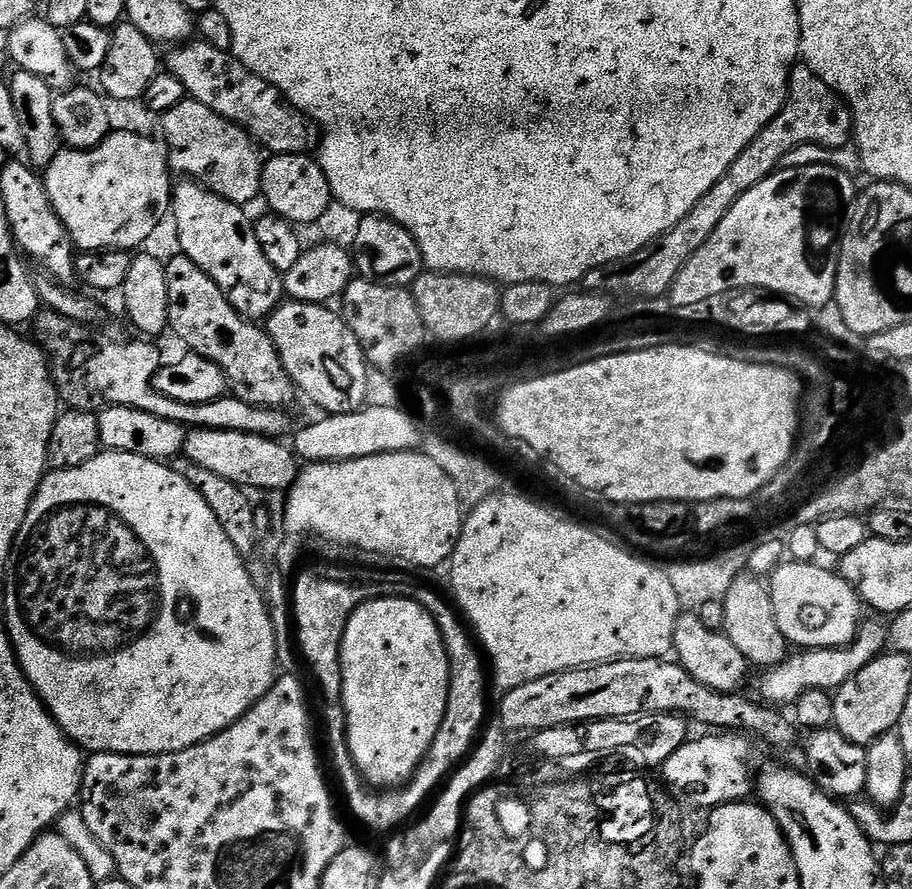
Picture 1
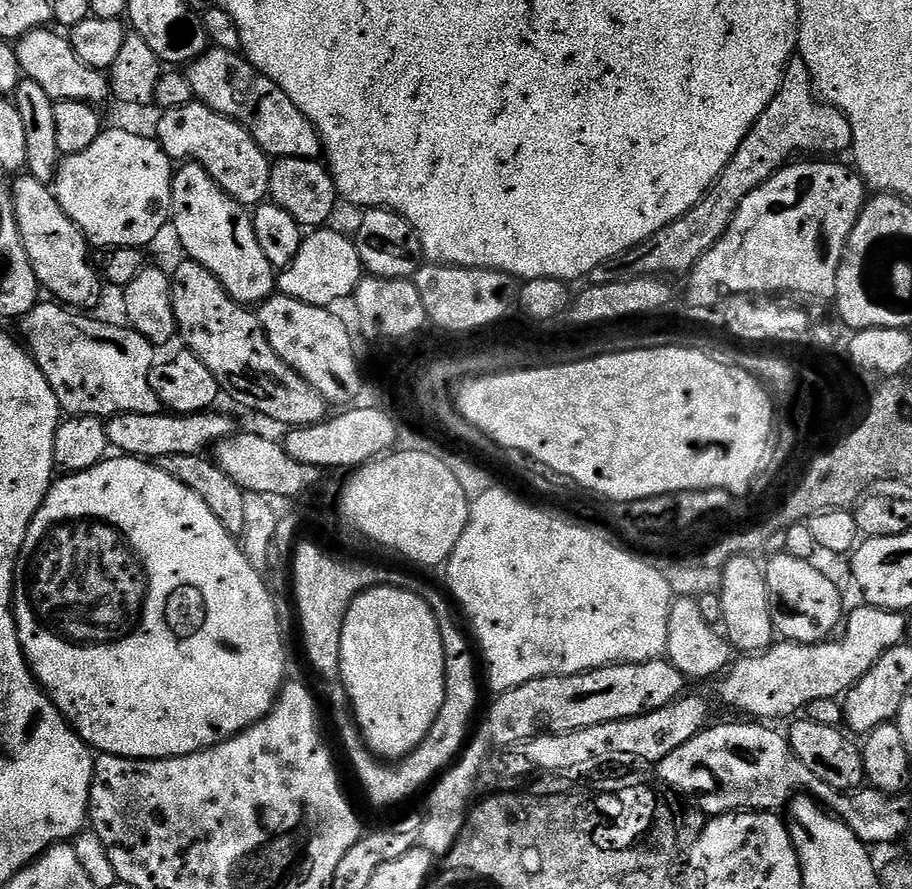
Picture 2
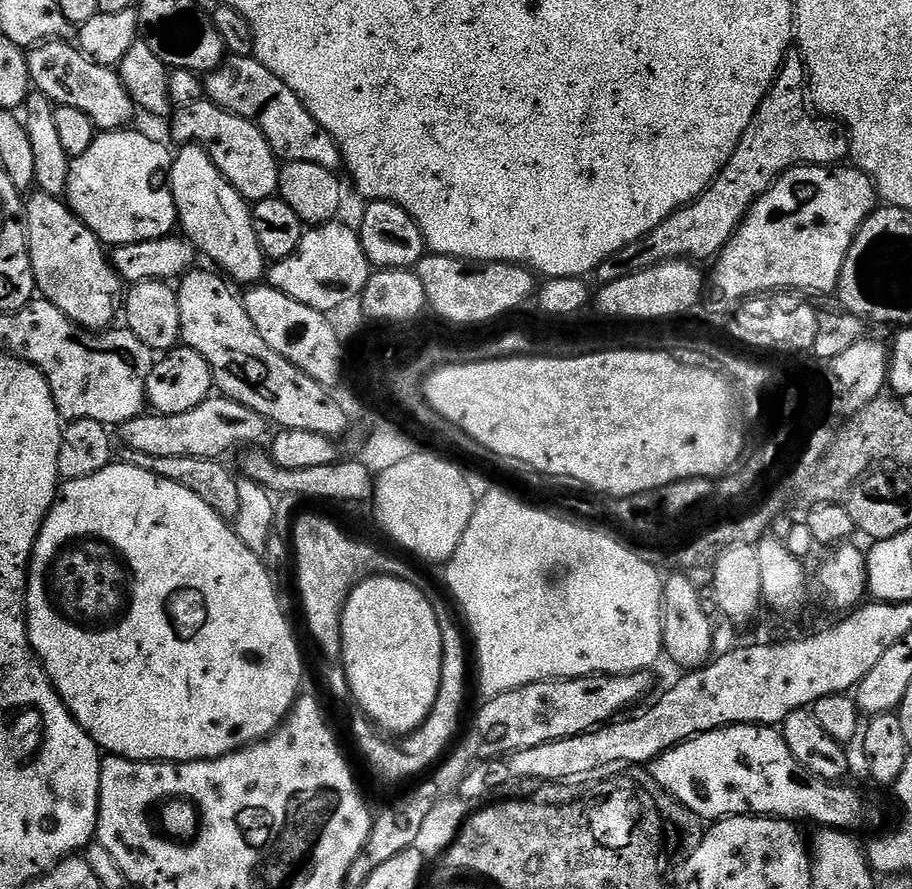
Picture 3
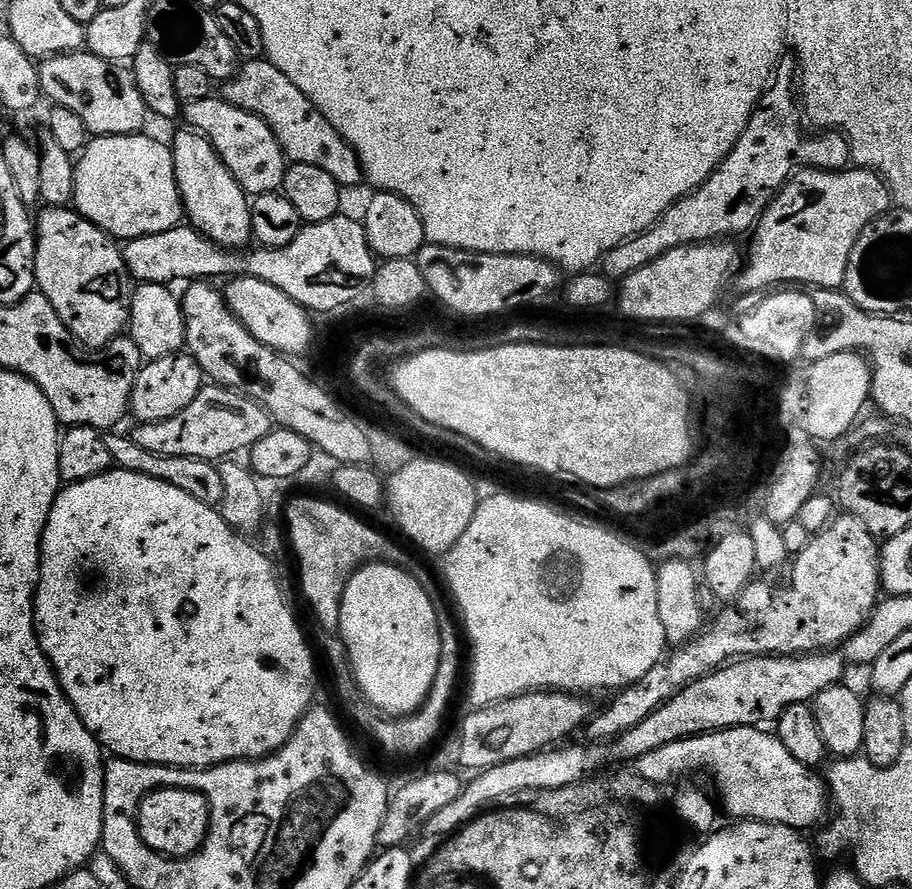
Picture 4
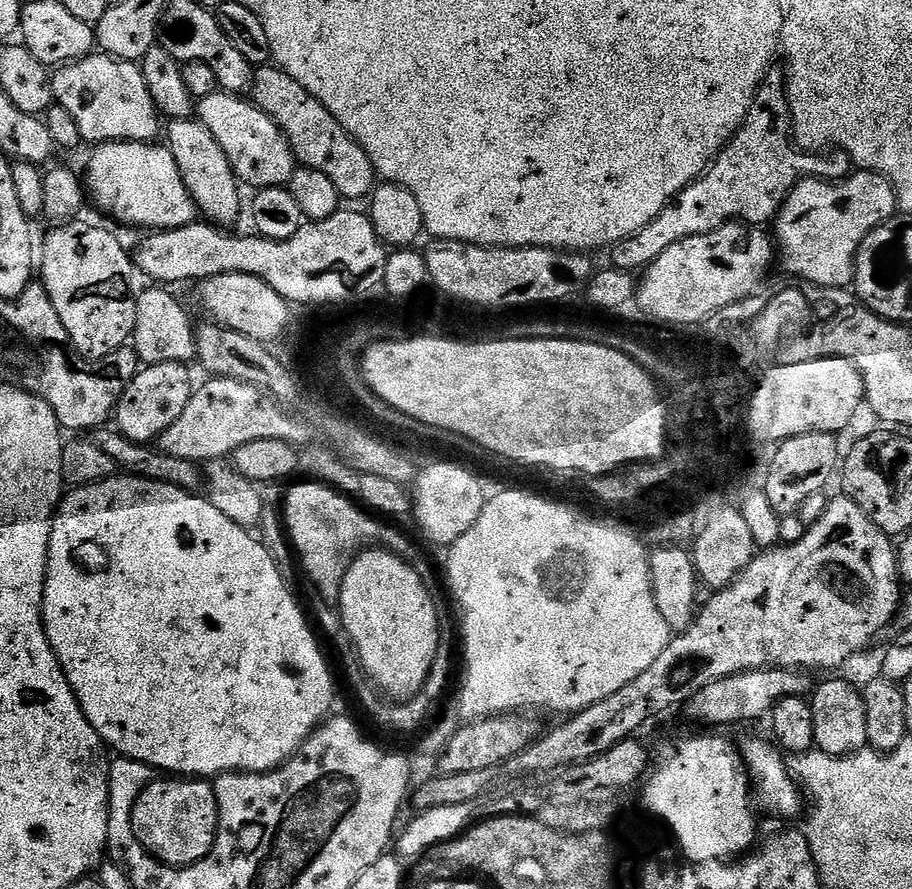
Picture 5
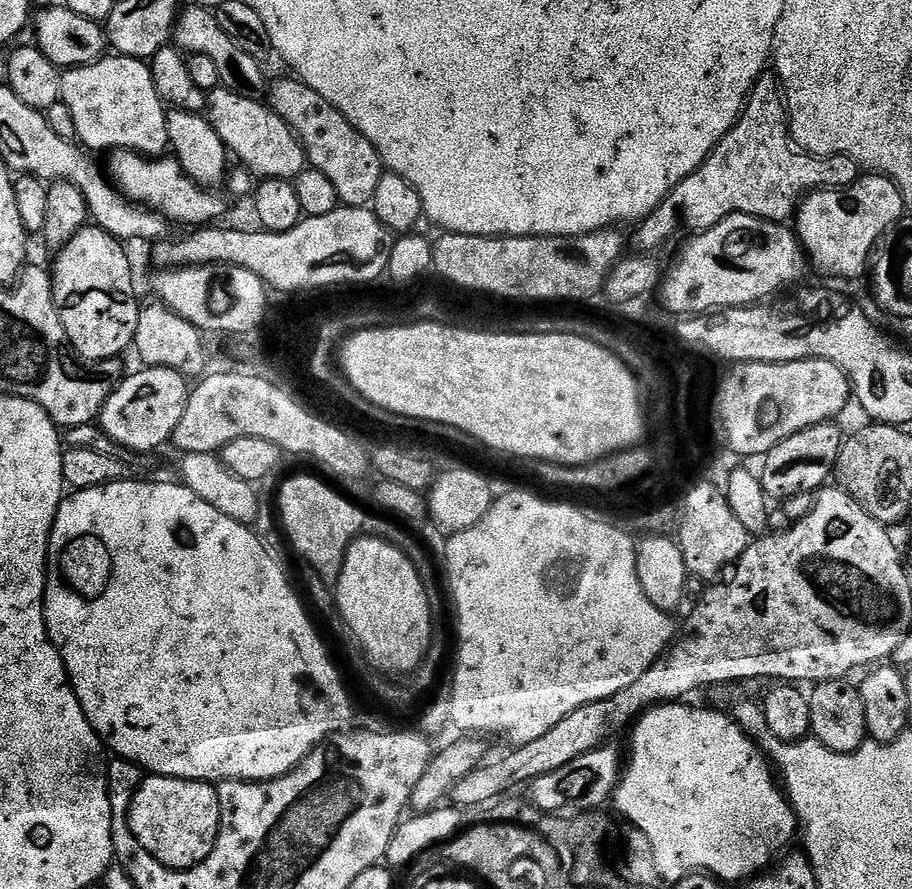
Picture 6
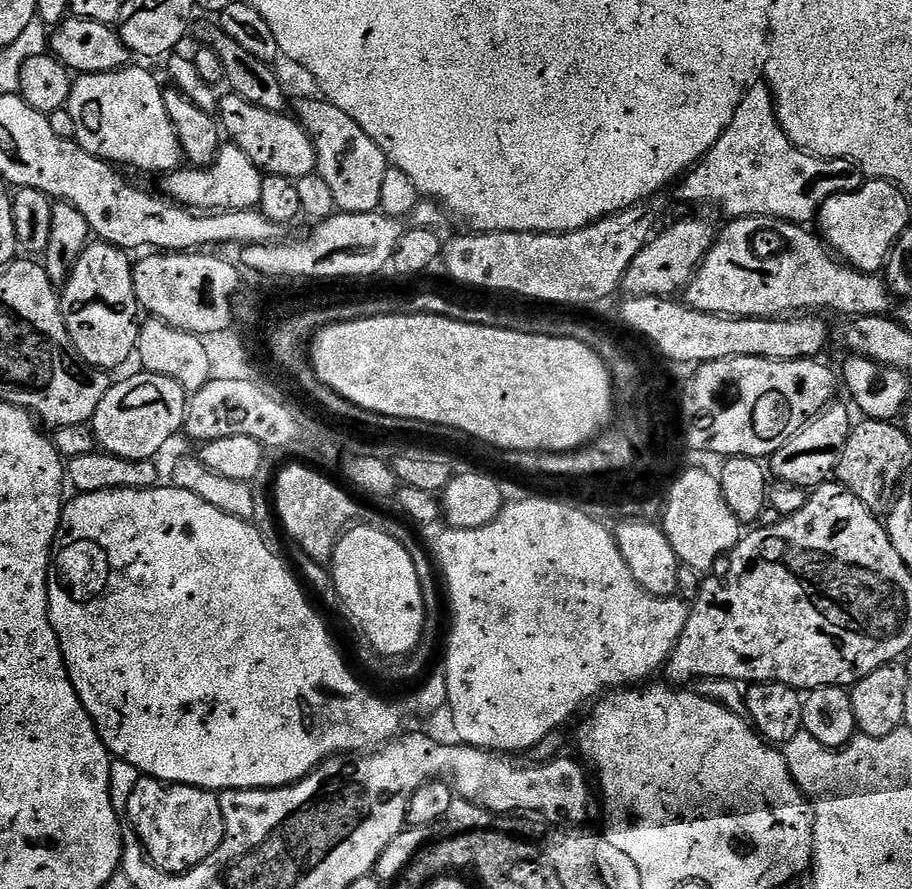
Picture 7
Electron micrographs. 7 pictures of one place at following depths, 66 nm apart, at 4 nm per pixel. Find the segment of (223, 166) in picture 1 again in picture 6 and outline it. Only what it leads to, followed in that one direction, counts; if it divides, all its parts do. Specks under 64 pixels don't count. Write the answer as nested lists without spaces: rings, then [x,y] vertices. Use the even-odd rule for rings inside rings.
[[[219,86],[208,93],[206,115],[214,130],[218,130],[218,138],[222,138],[235,163],[237,160],[240,163],[237,165],[252,177],[261,181],[280,179],[292,182],[299,172],[304,171],[306,161],[300,139],[267,103],[242,98],[242,94],[234,94],[234,90]]]

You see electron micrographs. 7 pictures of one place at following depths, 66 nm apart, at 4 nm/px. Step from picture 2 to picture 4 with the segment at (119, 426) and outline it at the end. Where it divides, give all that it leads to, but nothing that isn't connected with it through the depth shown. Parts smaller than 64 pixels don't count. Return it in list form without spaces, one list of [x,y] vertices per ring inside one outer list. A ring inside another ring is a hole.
[[[205,386],[201,388],[198,398],[182,410],[182,414],[174,414],[174,418],[166,418],[162,422],[150,422],[149,424],[137,423],[135,425],[134,439],[142,450],[150,450],[150,454],[169,456],[170,458],[202,458],[213,462],[223,461],[225,458],[235,457],[235,452],[247,453],[266,434],[270,434],[274,427],[274,421],[268,412],[249,396],[236,392],[233,388],[221,388],[219,386]]]

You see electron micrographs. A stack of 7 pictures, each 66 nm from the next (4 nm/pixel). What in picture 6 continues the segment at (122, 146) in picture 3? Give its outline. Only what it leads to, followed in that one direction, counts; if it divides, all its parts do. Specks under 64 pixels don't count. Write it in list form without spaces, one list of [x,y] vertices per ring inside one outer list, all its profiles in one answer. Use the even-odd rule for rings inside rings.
[[[113,152],[111,179],[120,195],[131,200],[133,204],[140,205],[151,211],[160,213],[165,220],[180,224],[196,224],[192,226],[208,226],[216,220],[228,204],[216,190],[199,188],[174,158],[149,158],[141,156],[138,152]]]

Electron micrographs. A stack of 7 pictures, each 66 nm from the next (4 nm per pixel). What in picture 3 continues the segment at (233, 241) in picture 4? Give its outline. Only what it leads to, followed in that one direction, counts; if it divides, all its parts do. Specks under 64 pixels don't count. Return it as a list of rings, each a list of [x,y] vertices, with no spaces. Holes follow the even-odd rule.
[[[185,144],[179,151],[172,158],[168,185],[174,198],[178,228],[183,239],[203,259],[205,256],[213,260],[208,262],[215,265],[229,281],[243,286],[261,283],[266,276],[266,257],[254,232],[253,209],[249,201],[244,200],[242,194],[230,186],[230,182],[226,182],[222,170],[214,166],[210,154],[206,154],[201,144]]]

